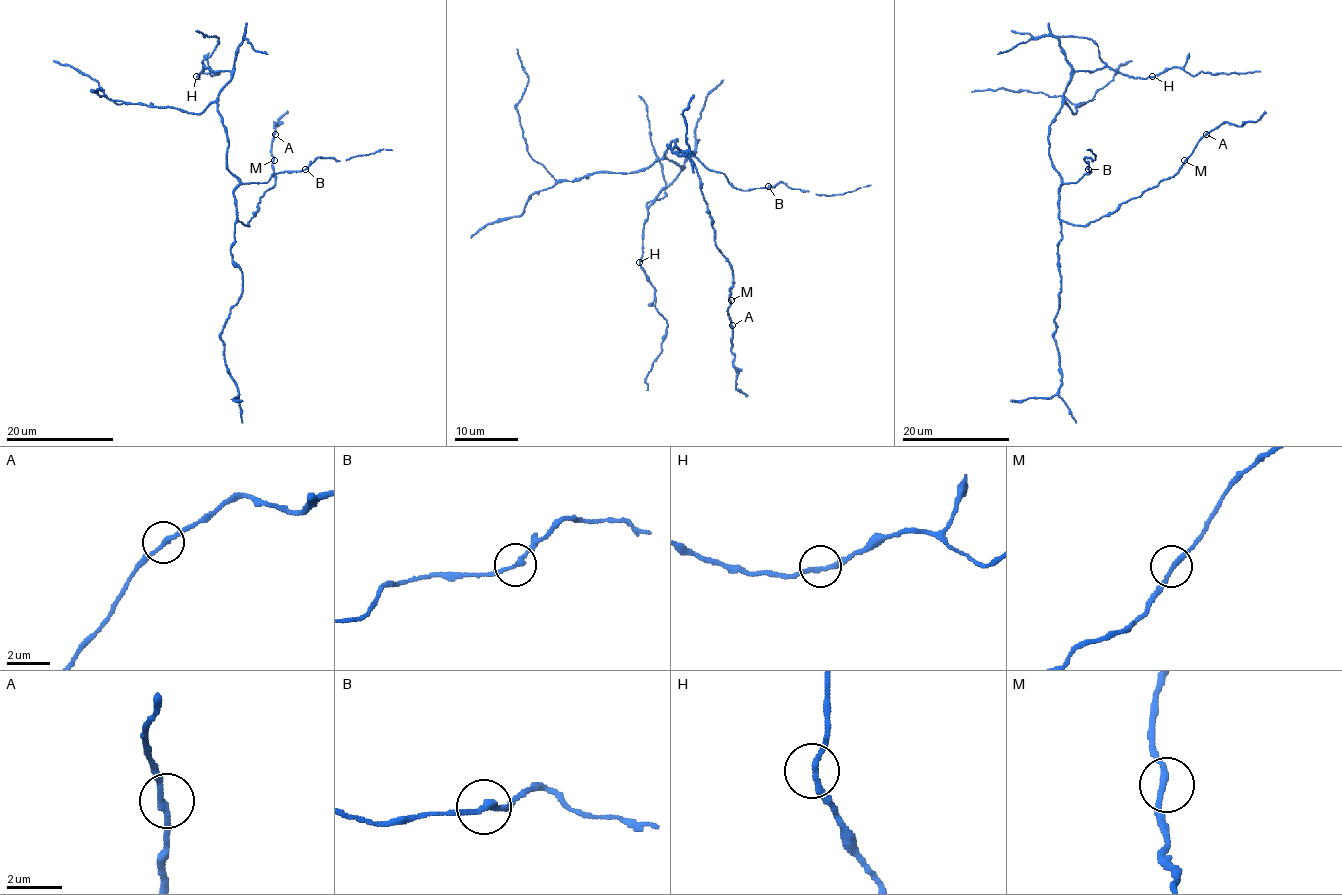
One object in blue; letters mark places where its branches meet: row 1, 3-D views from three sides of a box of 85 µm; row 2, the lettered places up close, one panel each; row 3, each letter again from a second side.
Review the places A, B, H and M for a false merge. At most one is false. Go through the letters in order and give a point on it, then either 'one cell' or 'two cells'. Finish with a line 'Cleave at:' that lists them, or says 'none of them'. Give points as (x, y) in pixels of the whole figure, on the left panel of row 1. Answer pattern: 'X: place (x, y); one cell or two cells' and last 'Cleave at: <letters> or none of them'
A: place (275, 134); one cell
B: place (305, 169); one cell
H: place (196, 76); one cell
M: place (274, 160); one cell
Cleave at: none of them

